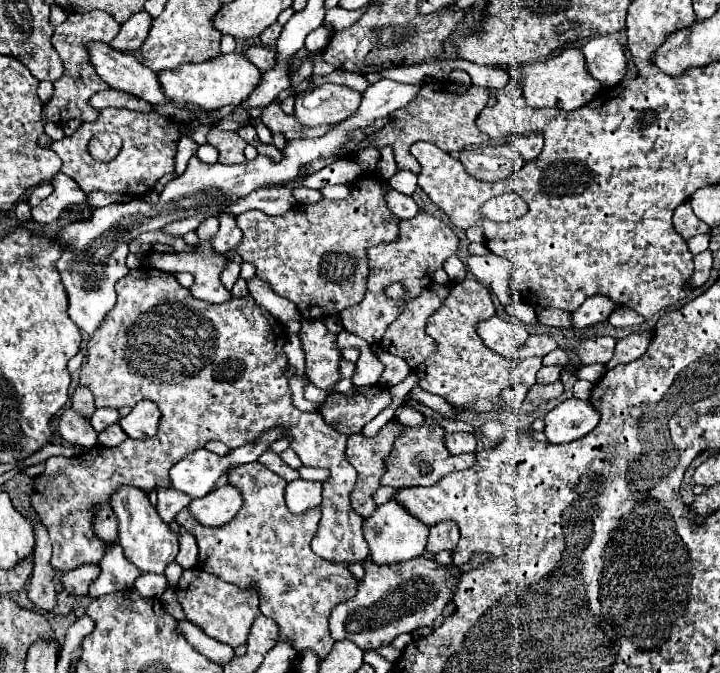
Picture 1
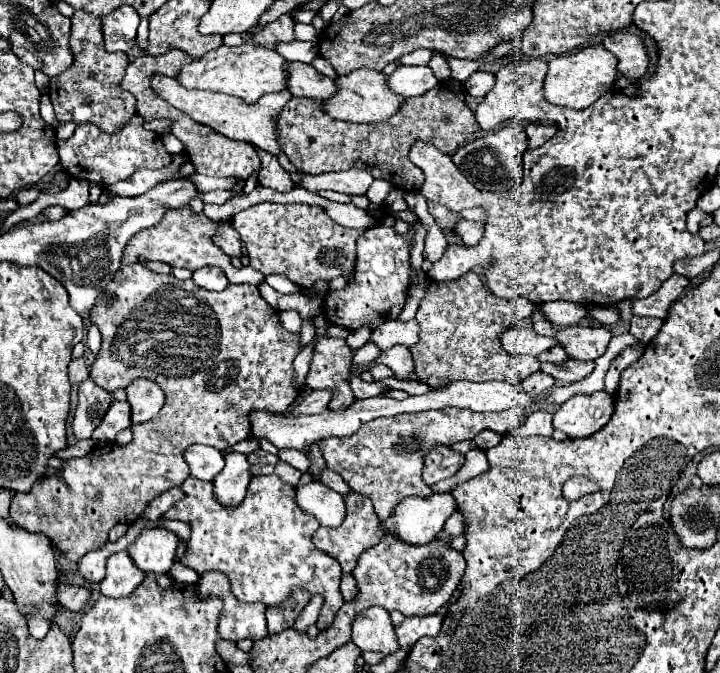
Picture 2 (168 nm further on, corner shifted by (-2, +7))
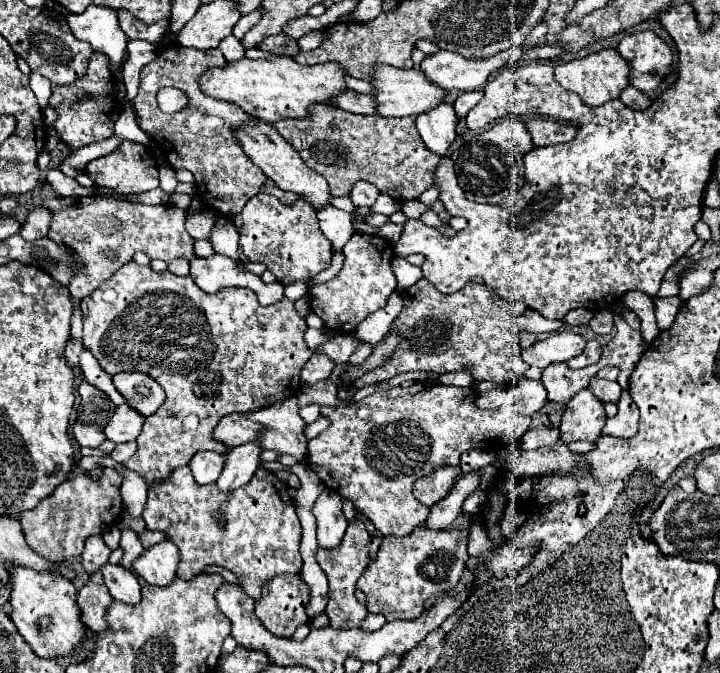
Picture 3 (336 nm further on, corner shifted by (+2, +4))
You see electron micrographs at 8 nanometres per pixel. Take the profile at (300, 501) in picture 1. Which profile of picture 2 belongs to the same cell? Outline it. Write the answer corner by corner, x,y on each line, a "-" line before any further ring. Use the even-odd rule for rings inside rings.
318,479
310,481
308,485
296,487
296,503
302,511
314,515
320,525
326,527
338,527
346,511
342,495
330,489
328,485
320,483

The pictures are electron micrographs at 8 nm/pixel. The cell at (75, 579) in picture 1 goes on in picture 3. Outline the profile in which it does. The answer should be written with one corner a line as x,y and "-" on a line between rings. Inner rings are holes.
92,536
84,544
82,566
86,568
88,574
94,574
108,562
108,556
110,556
110,548
104,544
102,536

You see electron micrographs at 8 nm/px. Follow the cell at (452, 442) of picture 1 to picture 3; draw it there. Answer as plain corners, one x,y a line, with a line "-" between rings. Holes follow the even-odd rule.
416,382
408,388
392,386
388,390
376,390
360,402
342,406
322,406
320,416
328,418
328,428
308,442
308,464
320,480
328,478
328,486
342,498
350,500
358,512
362,512
382,536
406,536
414,528
422,526
430,508
416,502
412,496
414,482
426,474
432,474
438,466
458,466
460,454
472,448
504,450
522,440
530,428
530,418
510,414
504,410
482,410
474,404
476,390

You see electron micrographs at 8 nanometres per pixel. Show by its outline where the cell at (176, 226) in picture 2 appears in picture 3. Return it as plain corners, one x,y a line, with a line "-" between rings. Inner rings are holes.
54,196
46,198
42,202
42,208
50,210
52,214
48,238
58,244
64,244
74,254
74,262
82,264
68,286
74,300
82,300
92,294
120,266
128,264
136,252
144,252
150,258
160,258
164,262
170,262
180,256
190,260
194,256
194,240
184,228
186,212
172,204
144,206
104,196

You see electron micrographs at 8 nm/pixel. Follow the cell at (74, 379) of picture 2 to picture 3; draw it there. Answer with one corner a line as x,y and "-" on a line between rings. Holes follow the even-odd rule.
70,338
70,340
66,342
64,356
66,356
66,360
68,360
68,364
70,364
70,366
76,366
76,364
78,364
78,356
80,356
80,352
82,352
82,350
84,350
84,346
82,346
82,340

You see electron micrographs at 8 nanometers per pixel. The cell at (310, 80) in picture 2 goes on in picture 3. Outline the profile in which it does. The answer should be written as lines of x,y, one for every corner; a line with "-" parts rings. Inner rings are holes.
348,90
340,98
336,98
336,106
354,114
378,114
376,100
372,96
358,94
354,90

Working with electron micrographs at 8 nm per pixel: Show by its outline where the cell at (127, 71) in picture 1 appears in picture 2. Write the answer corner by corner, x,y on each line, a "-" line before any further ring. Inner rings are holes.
154,73
150,77
150,87
156,95
164,97
172,107
180,109
182,113
186,113
194,121
198,121
202,125
208,125
208,127
216,129
218,133
222,133
222,135
252,143
252,145
256,145
264,151
272,151
274,155
278,155
280,143
276,139
274,119
280,113
280,109
284,107
284,103
292,97
288,91
264,95
260,101
248,105
242,99
232,97
232,95
220,95
216,91
190,91
190,89
184,89
184,87
180,87
180,83
176,79
166,77
166,75
158,75
158,73

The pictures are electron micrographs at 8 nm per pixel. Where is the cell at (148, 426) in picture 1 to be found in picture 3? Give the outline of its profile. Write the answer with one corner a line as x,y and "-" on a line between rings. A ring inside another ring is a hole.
118,372
112,376
116,390
126,398
128,406
142,416
154,414
164,402
166,394
156,380
142,372

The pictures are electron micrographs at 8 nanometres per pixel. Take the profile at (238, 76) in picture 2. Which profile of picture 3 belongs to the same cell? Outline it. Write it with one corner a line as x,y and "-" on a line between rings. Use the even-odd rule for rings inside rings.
268,56
264,60
242,58
228,62
224,70
208,70
202,74
200,86
212,98
234,102
244,112
266,122
278,122
282,118
306,118
312,104
332,104
332,98
348,90
346,74
338,62
300,66
288,56

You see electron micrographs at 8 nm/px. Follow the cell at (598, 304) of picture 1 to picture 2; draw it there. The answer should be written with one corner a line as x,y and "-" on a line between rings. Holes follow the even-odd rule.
550,301
550,303
542,303
544,313
548,315
548,319
552,321
552,325
576,325
580,323
584,317
588,317
588,307
580,305
580,303
570,303
570,301

